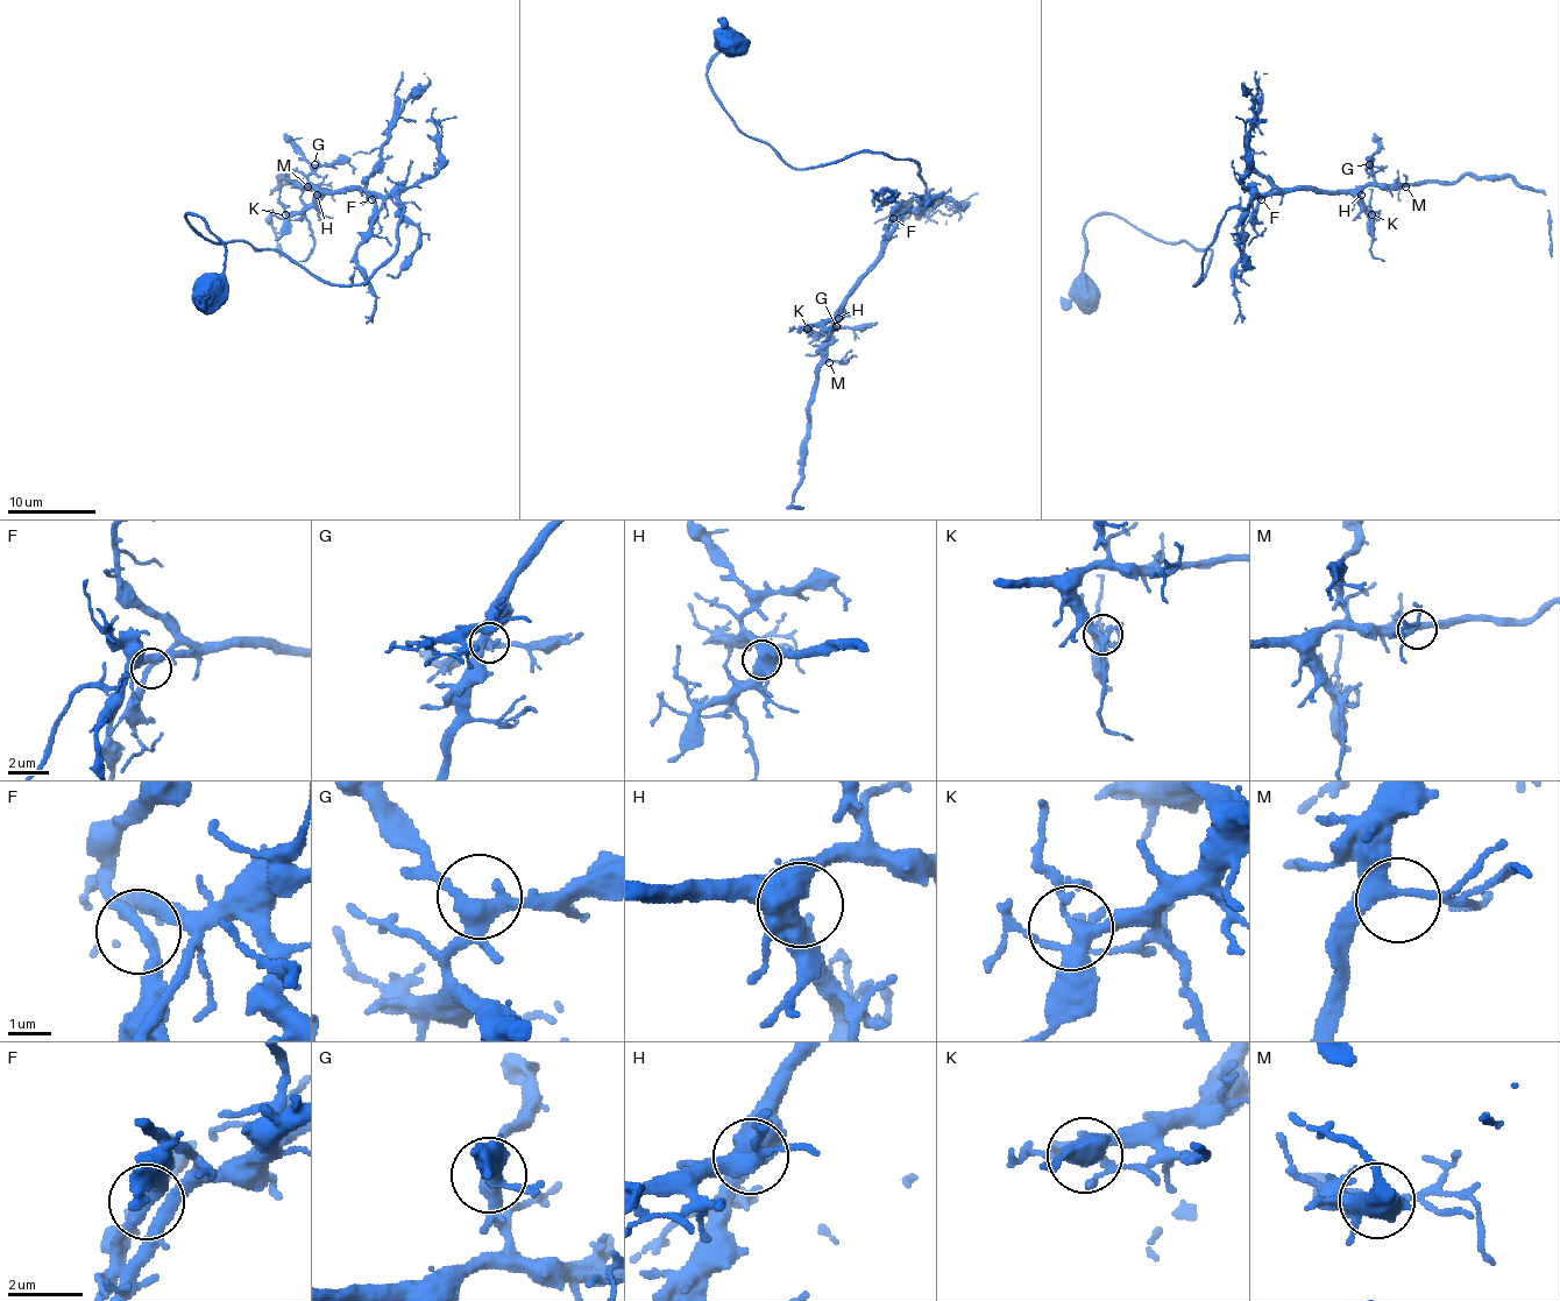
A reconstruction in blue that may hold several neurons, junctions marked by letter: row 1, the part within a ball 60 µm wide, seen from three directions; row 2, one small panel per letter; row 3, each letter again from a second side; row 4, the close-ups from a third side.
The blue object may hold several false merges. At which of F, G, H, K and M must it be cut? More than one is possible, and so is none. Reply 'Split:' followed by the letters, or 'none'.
Split: none

